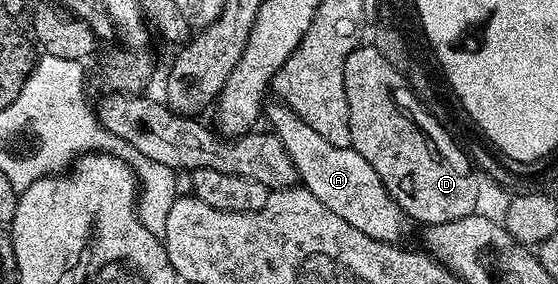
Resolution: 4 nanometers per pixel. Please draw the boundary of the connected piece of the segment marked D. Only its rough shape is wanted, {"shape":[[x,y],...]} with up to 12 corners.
{"shape":[[372,44],[344,63],[352,148],[411,222],[479,208],[471,158]]}

